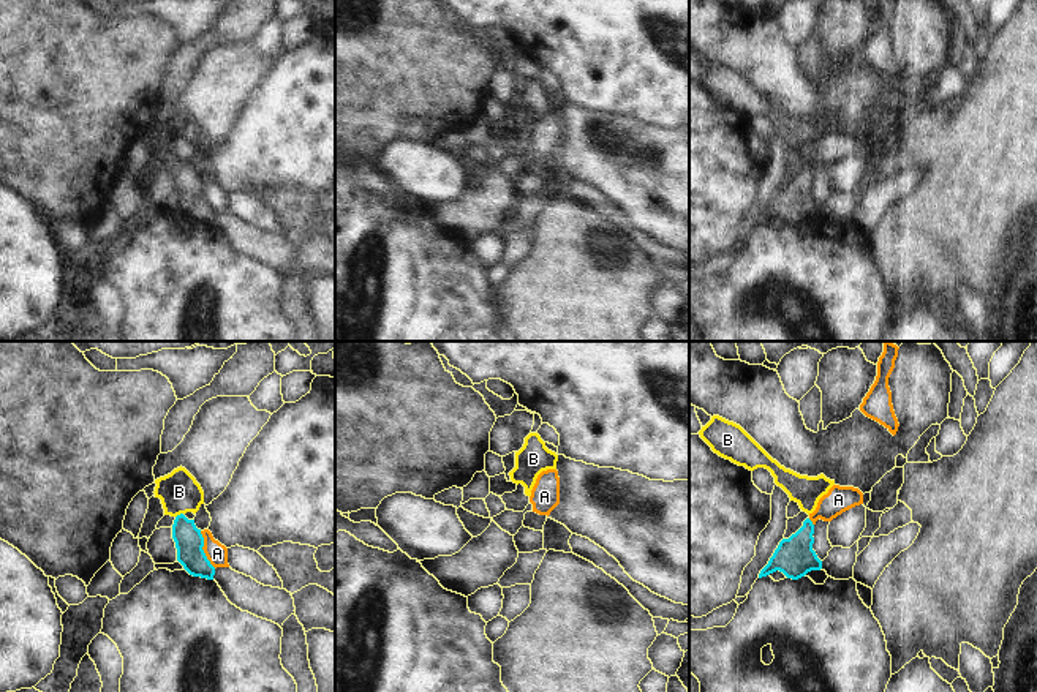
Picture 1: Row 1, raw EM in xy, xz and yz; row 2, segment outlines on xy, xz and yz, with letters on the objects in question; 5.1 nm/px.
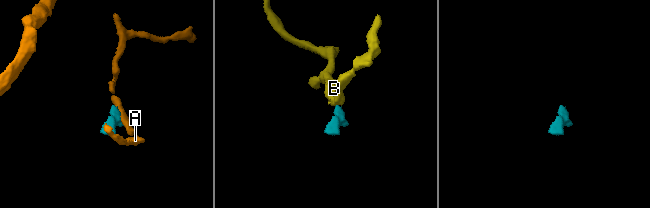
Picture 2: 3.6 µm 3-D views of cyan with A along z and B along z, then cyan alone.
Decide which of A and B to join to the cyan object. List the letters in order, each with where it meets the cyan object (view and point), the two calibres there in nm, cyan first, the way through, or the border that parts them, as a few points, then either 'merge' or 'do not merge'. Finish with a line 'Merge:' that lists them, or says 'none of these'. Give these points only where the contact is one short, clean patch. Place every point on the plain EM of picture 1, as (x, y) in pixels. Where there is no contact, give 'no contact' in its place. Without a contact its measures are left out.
A: meets cyan in xy at (203, 196); 140 nm thick on the cyan side, 110 nm on the other; border along xy (199, 177), (203, 198), (215, 214); do not merge
B: meets cyan in xy at (181, 160); 140 nm thick on the cyan side, 200 nm on the other; runs through xy (188, 187), (181, 169), (181, 160), (179, 138); merge
Merge: B

